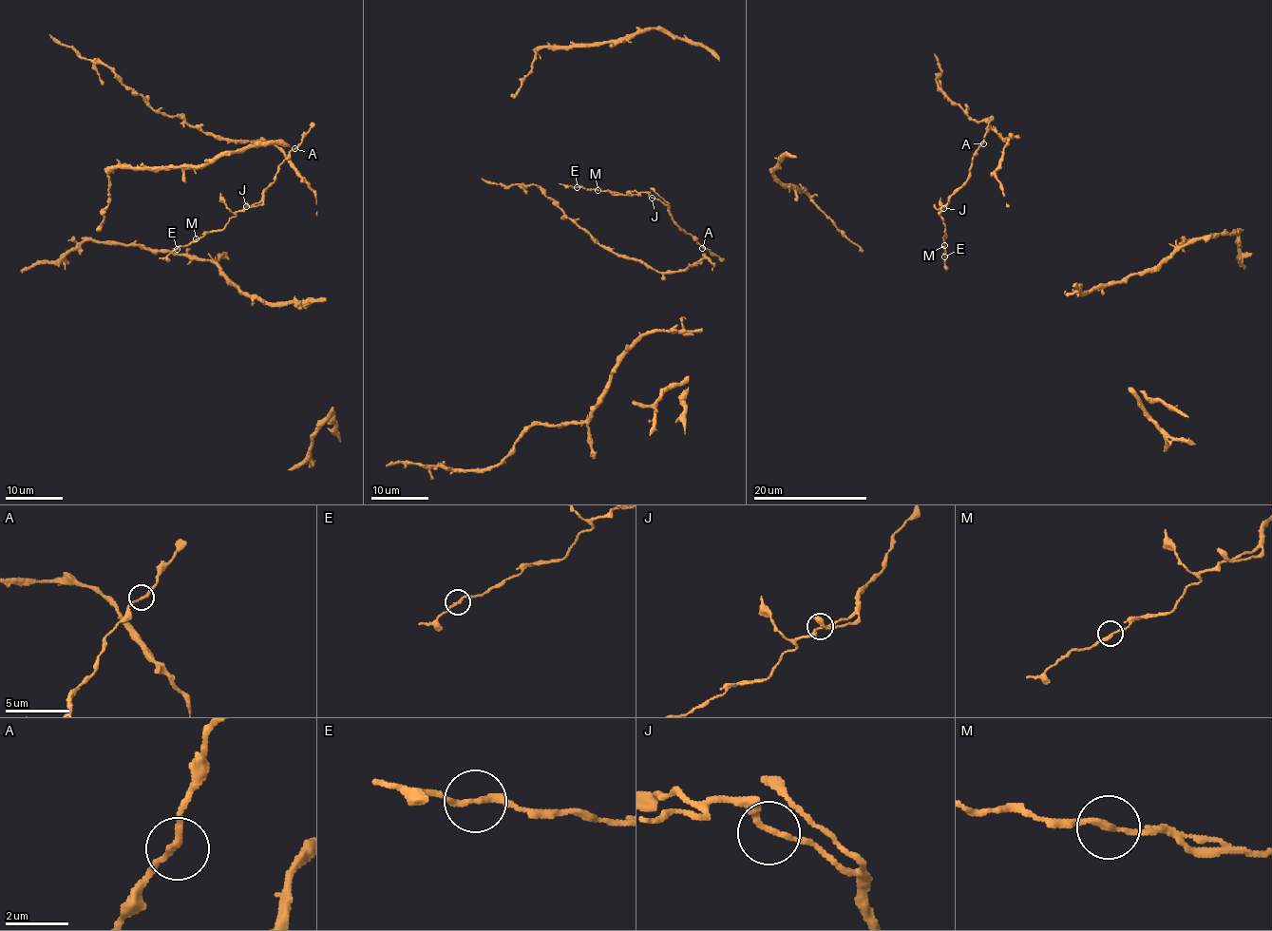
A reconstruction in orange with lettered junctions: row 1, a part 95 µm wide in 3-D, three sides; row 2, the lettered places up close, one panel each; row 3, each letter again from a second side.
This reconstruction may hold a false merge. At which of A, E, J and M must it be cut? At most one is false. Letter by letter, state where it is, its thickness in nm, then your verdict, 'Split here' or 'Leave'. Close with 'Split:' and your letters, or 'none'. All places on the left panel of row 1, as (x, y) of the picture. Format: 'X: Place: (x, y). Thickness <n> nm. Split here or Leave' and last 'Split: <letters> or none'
A: Place: (294, 148). Thickness 200 nm. Leave
E: Place: (177, 249). Thickness 190 nm. Leave
J: Place: (246, 206). Thickness 190 nm. Leave
M: Place: (196, 238). Thickness 200 nm. Leave
Split: none

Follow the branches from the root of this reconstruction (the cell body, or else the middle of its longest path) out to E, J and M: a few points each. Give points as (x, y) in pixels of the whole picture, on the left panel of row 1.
E: (294, 148), (278, 165), (275, 180), (267, 186), (263, 199), (237, 212), (222, 229), (209, 231), (176, 249)
J: (294, 148), (278, 165), (275, 180), (267, 186), (263, 199), (246, 206)
M: (294, 148), (278, 165), (275, 180), (267, 186), (263, 199), (237, 212), (222, 229), (209, 231), (196, 238)

